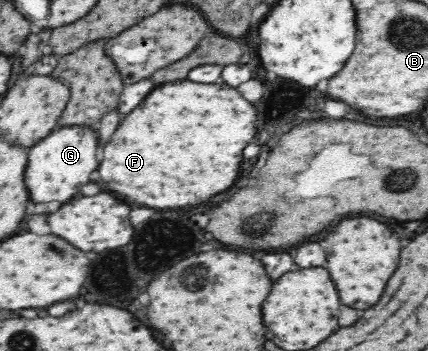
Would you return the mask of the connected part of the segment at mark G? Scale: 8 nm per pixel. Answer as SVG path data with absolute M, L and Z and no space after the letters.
M64 125L65 127L57 127L56 129L50 131L44 139L40 139L33 146L28 149L29 158L28 164L26 166L26 187L28 187L28 191L30 191L30 199L34 201L34 203L50 203L50 201L60 201L60 203L68 203L74 195L78 195L80 193L80 189L86 185L86 183L90 183L90 173L94 171L94 169L98 169L98 159L96 159L96 151L102 151L102 149L98 149L98 139L99 133L95 128L92 128L90 125Z

